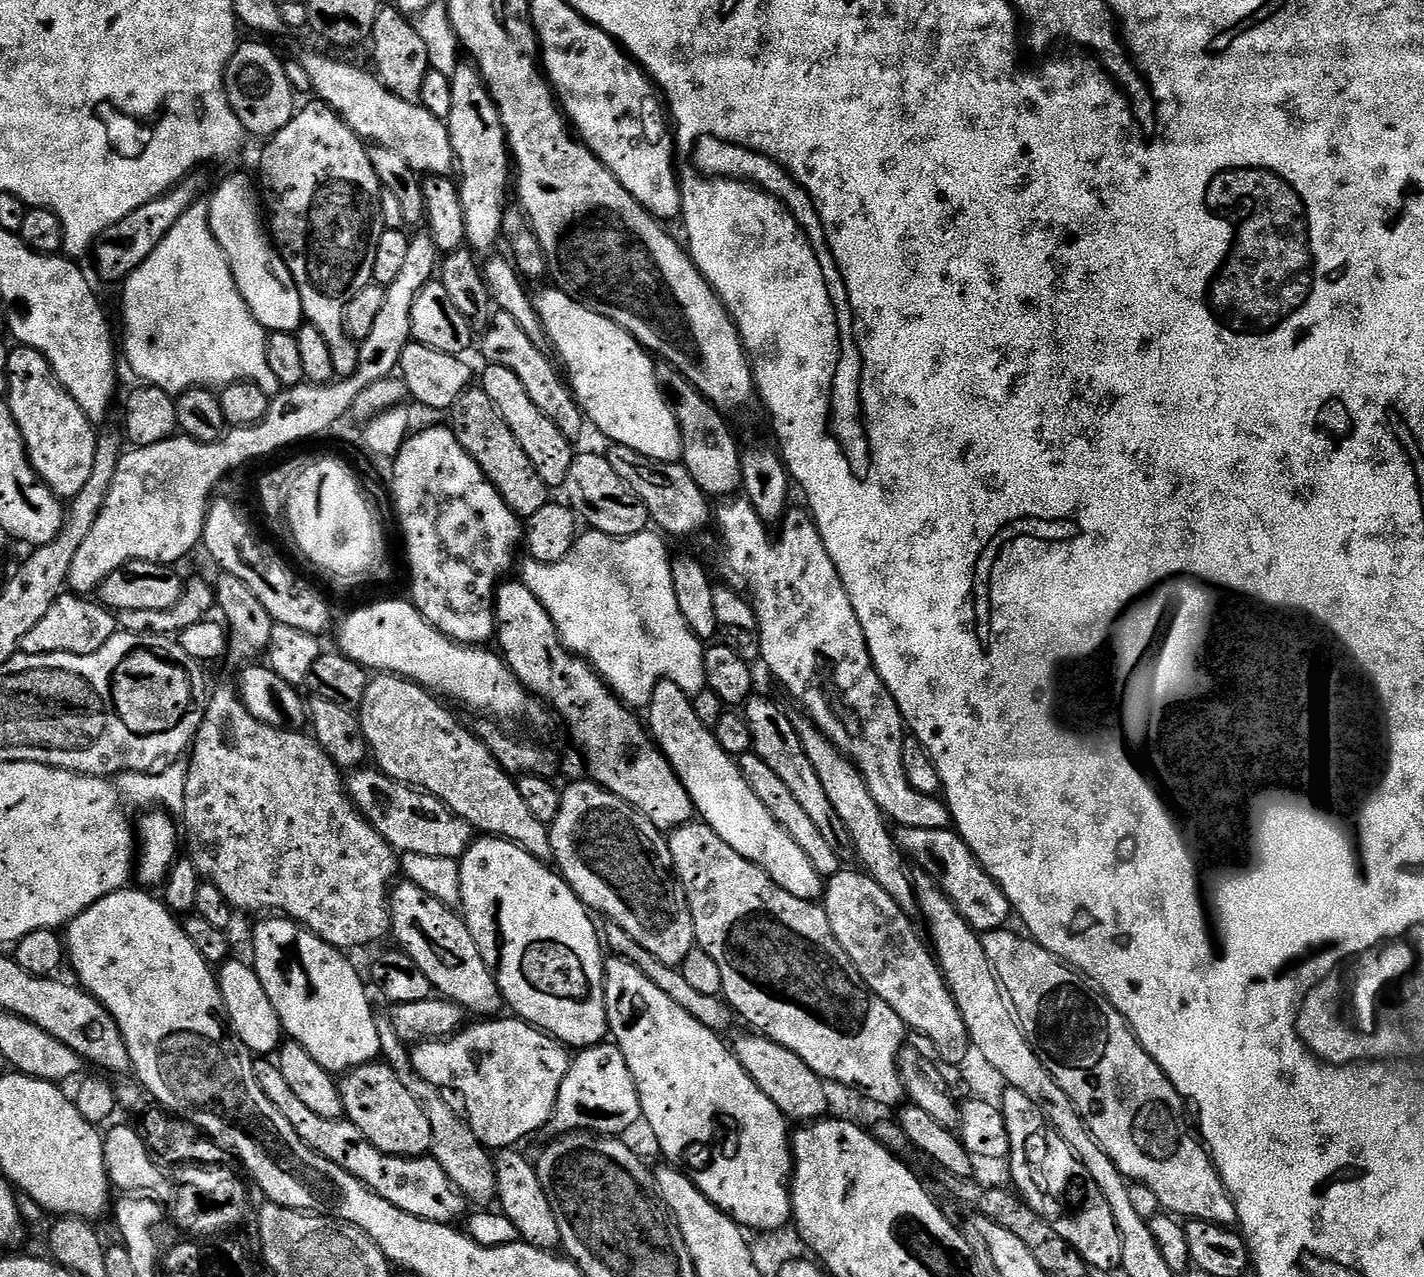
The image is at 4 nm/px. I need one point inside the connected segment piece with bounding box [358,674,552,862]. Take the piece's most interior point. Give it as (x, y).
(414, 740)

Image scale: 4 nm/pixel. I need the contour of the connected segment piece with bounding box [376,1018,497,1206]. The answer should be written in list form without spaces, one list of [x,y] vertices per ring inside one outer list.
[[[377,1019],[378,1038],[380,1039],[380,1056],[383,1063],[389,1064],[402,1078],[402,1086],[414,1094],[414,1098],[422,1106],[426,1118],[430,1118],[430,1130],[432,1131],[432,1151],[430,1155],[436,1159],[438,1166],[446,1170],[446,1178],[456,1187],[456,1191],[461,1193],[469,1205],[488,1206],[497,1199],[496,1194],[496,1163],[494,1156],[489,1149],[484,1147],[482,1141],[470,1130],[468,1121],[464,1119],[459,1111],[452,1109],[452,1104],[447,1100],[441,1089],[435,1088],[426,1078],[422,1078],[412,1070],[412,1054],[409,1045],[405,1044],[402,1038],[394,1032],[391,1019]]]

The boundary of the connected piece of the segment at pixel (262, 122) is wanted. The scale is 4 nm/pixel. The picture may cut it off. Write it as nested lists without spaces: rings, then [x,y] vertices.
[[[241,43],[237,47],[235,54],[230,58],[227,70],[224,71],[224,89],[234,114],[238,114],[238,118],[242,122],[245,133],[251,135],[253,132],[256,136],[264,136],[263,138],[275,136],[278,130],[282,130],[282,126],[290,123],[298,111],[298,103],[296,104],[298,96],[292,91],[290,78],[286,78],[284,60],[276,57],[275,50],[268,44]]]

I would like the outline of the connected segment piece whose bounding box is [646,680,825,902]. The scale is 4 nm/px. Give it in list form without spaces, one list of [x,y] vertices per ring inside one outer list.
[[[660,680],[652,695],[652,703],[646,709],[646,724],[650,736],[658,745],[664,757],[672,764],[672,769],[678,774],[682,786],[692,799],[692,807],[698,813],[699,819],[712,827],[742,858],[754,862],[775,882],[779,888],[794,894],[794,898],[811,900],[821,899],[825,881],[814,870],[810,858],[790,838],[790,834],[762,806],[762,801],[746,782],[740,772],[740,765],[733,757],[727,756],[718,746],[716,733],[706,728],[694,710],[692,700],[674,682]]]

